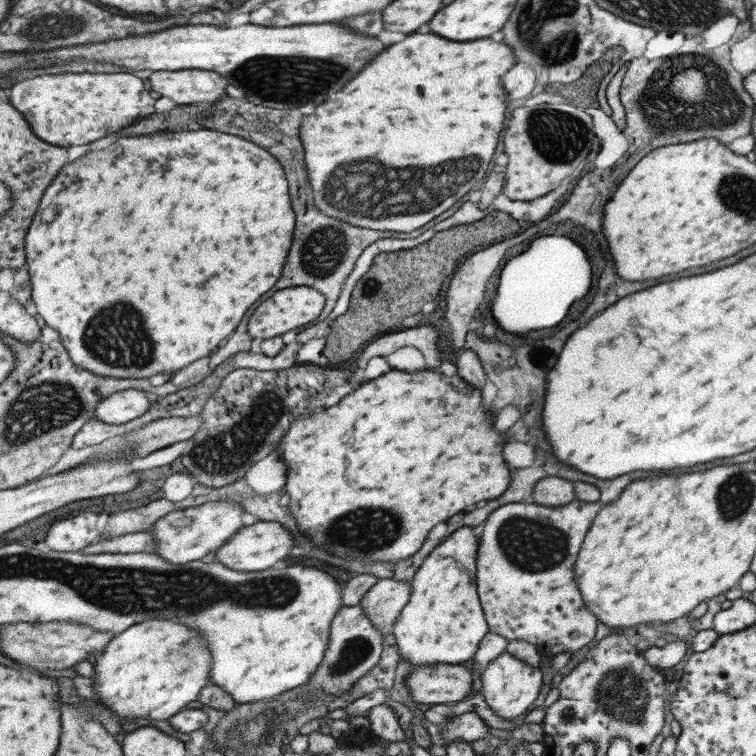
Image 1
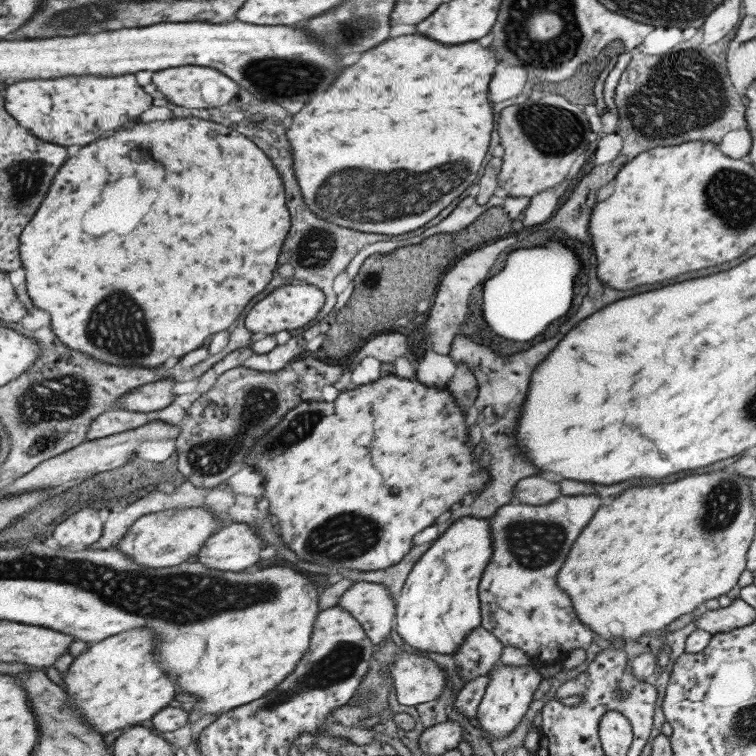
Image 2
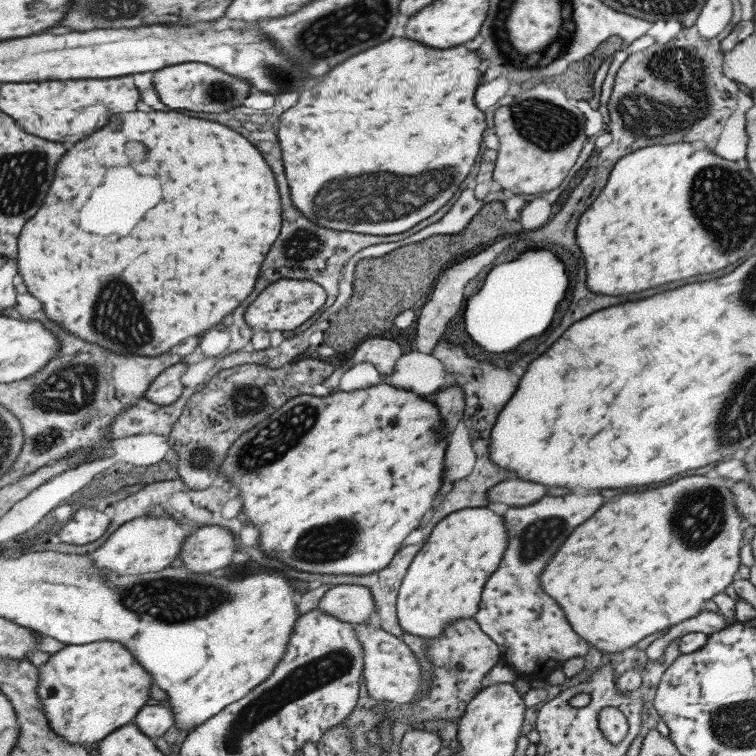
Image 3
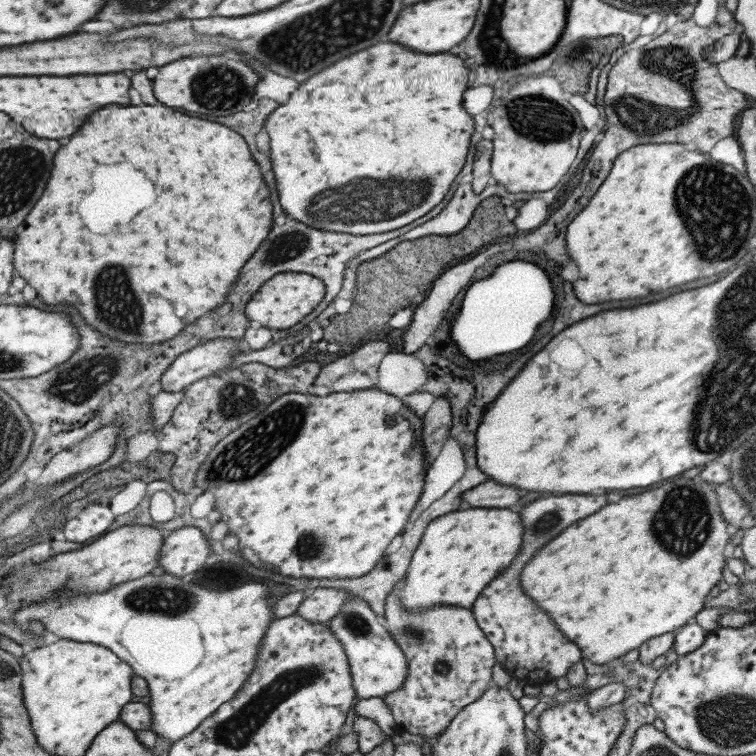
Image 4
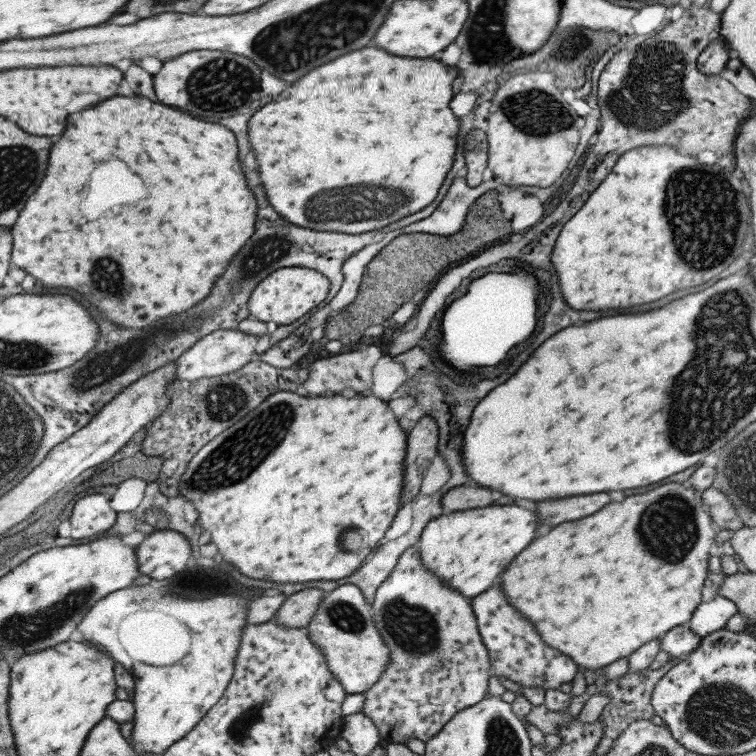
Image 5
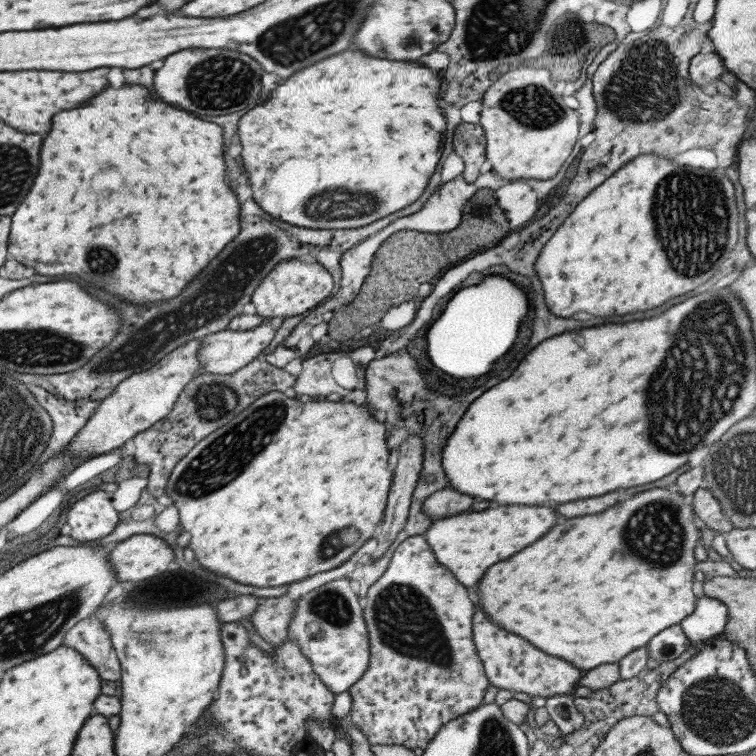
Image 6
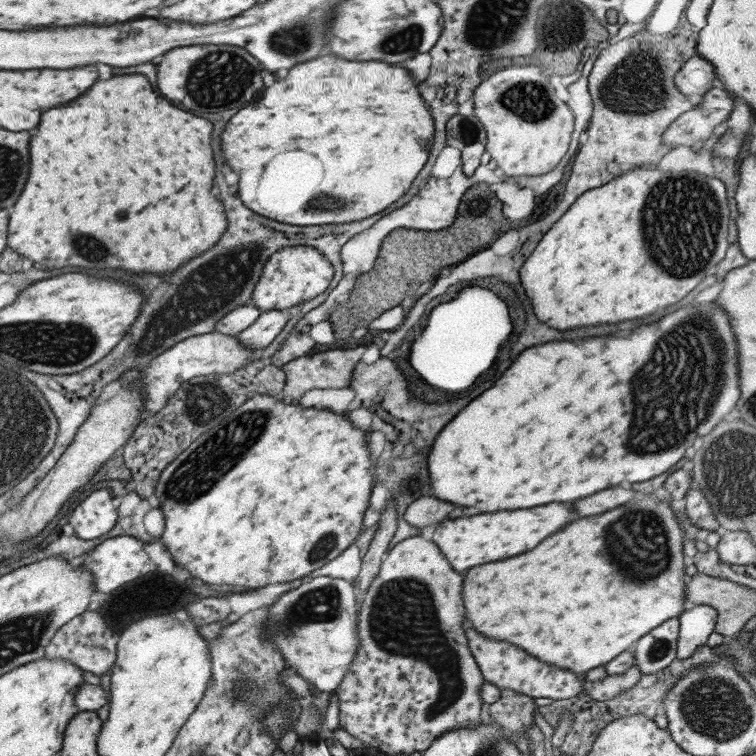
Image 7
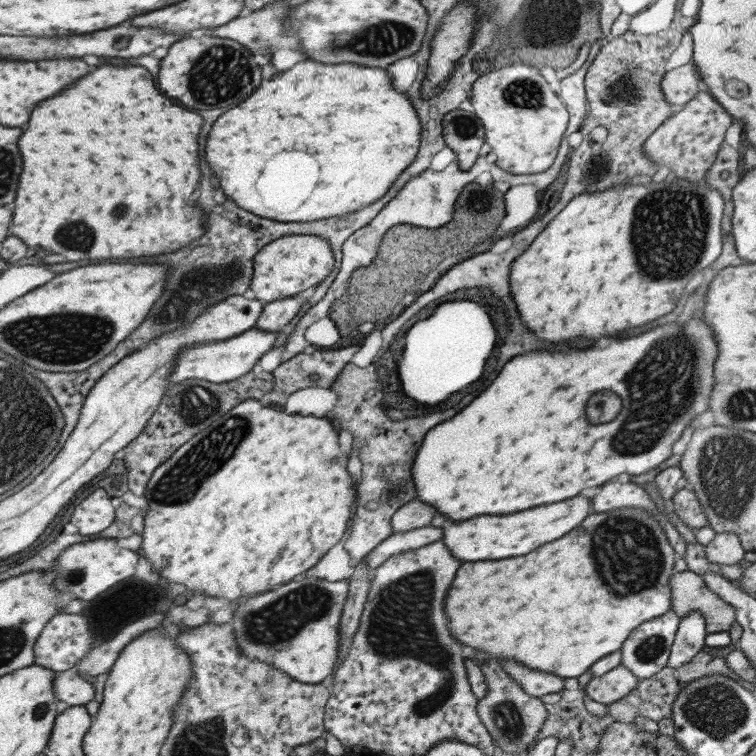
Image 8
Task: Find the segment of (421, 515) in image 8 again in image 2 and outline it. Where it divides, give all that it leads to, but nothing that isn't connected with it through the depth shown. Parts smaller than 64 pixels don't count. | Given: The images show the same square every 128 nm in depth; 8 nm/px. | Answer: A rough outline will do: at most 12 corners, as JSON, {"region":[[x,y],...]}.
{"region":[[539,476],[515,484],[509,503],[547,504],[560,495],[557,482]]}

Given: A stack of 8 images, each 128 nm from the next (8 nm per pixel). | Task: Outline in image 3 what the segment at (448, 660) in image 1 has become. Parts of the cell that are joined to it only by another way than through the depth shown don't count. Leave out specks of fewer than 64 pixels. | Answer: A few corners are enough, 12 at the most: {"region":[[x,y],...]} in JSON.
{"region":[[487,507],[437,522],[396,594],[401,631],[472,618],[505,551]]}

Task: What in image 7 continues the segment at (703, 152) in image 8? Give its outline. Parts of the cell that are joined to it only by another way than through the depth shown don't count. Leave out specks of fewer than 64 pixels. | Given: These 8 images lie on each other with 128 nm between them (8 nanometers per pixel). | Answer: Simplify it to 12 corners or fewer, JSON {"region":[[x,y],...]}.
{"region":[[715,79],[661,134],[697,152],[722,136],[735,98]]}

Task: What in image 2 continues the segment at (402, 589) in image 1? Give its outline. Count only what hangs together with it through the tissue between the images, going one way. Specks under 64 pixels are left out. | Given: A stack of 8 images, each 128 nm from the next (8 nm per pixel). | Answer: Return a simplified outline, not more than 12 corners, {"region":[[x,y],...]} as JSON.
{"region":[[354,582],[337,605],[373,645],[394,628],[385,585]]}

